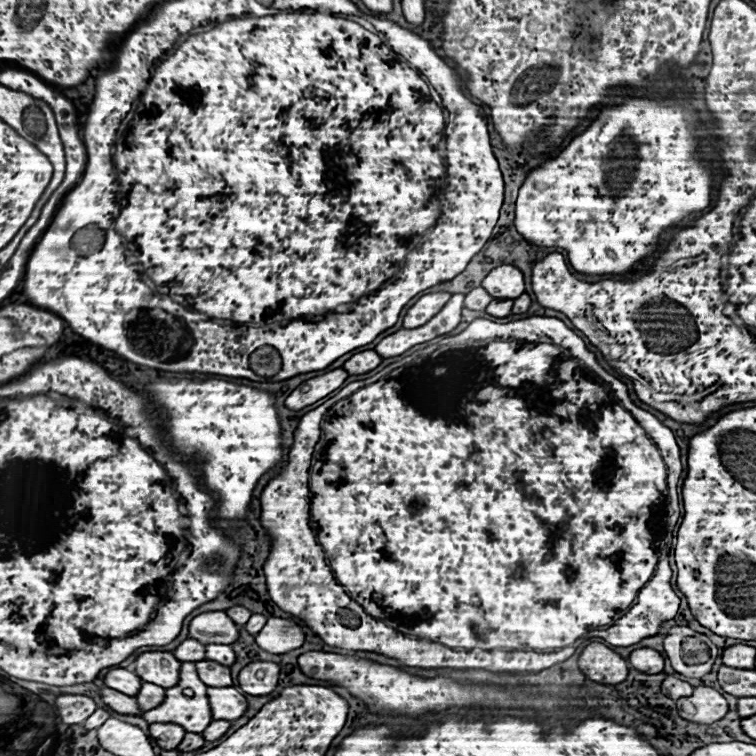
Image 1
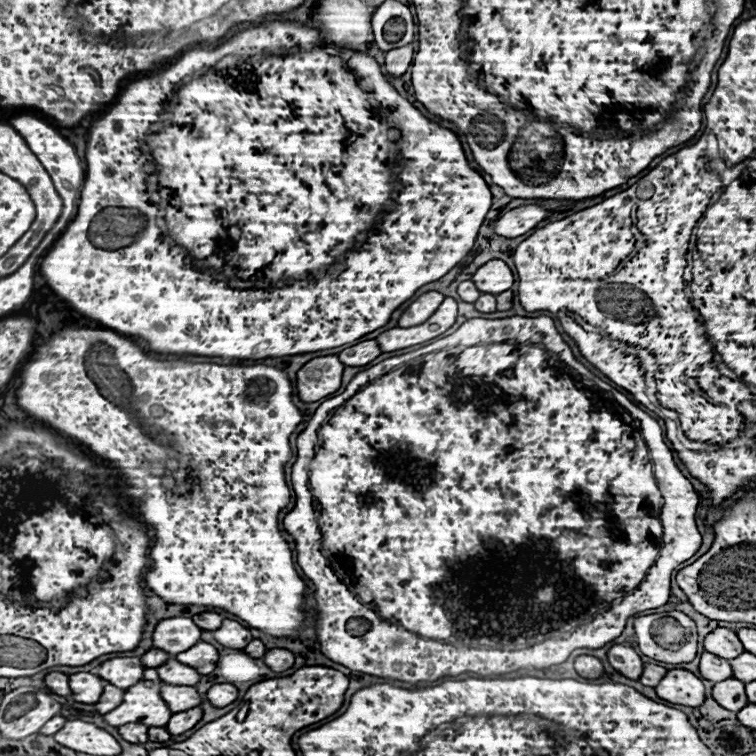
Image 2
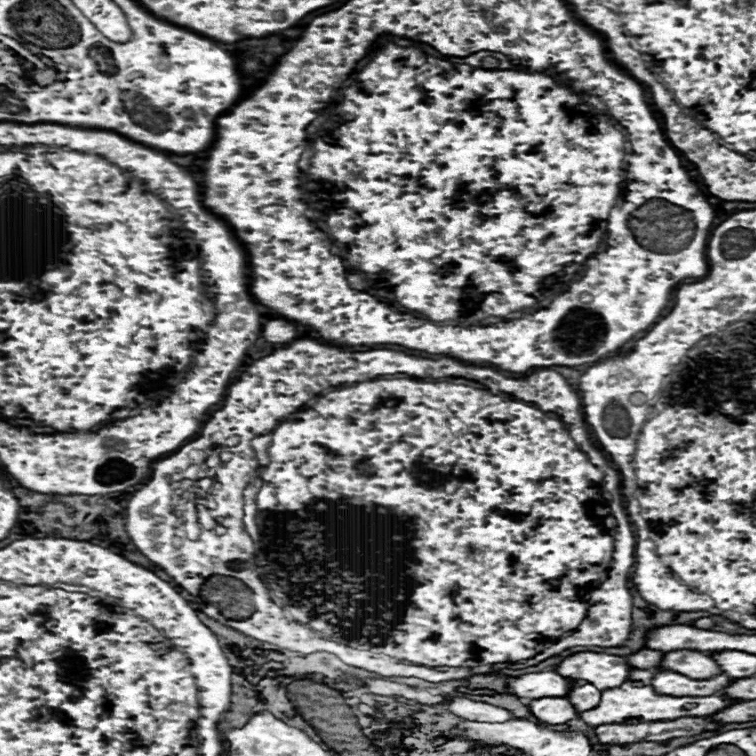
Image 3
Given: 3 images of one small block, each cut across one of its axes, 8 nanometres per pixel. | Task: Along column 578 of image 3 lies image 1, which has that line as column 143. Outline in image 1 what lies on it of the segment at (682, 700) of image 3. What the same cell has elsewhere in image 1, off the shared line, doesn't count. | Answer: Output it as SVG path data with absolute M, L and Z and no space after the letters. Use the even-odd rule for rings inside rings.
M182 662L178 684L168 688L164 702L160 706L144 712L142 718L148 724L152 724L152 722L180 724L186 732L194 732L194 734L202 734L206 730L206 726L212 720L210 704L206 698L206 686L198 680L194 662ZM184 688L192 690L194 696L186 698L182 694Z

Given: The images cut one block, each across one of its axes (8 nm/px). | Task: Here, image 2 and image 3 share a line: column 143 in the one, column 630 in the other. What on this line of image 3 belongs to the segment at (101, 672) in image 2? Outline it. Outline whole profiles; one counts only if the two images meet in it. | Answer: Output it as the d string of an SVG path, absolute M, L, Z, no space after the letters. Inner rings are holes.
M580 652L568 656L558 672L572 680L584 680L594 684L596 688L616 688L624 684L634 668L622 656L600 654L600 652Z

